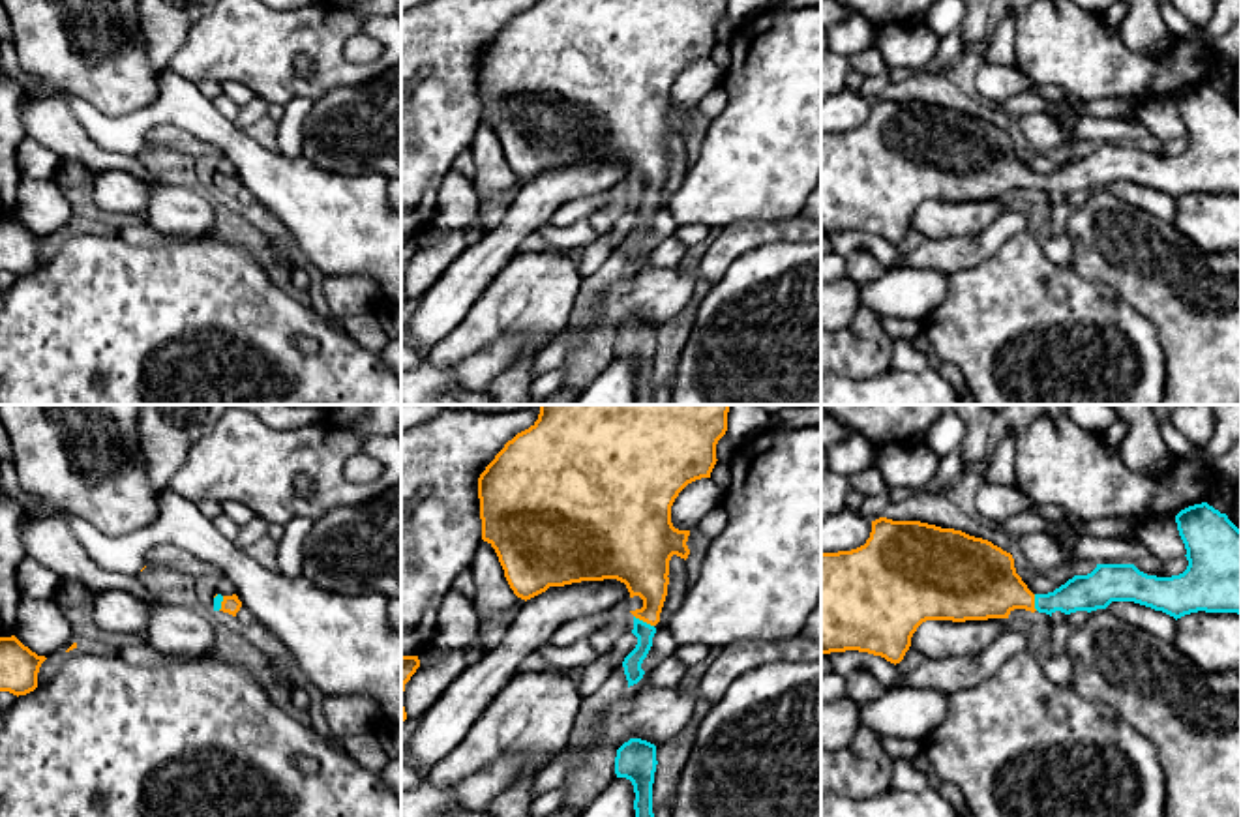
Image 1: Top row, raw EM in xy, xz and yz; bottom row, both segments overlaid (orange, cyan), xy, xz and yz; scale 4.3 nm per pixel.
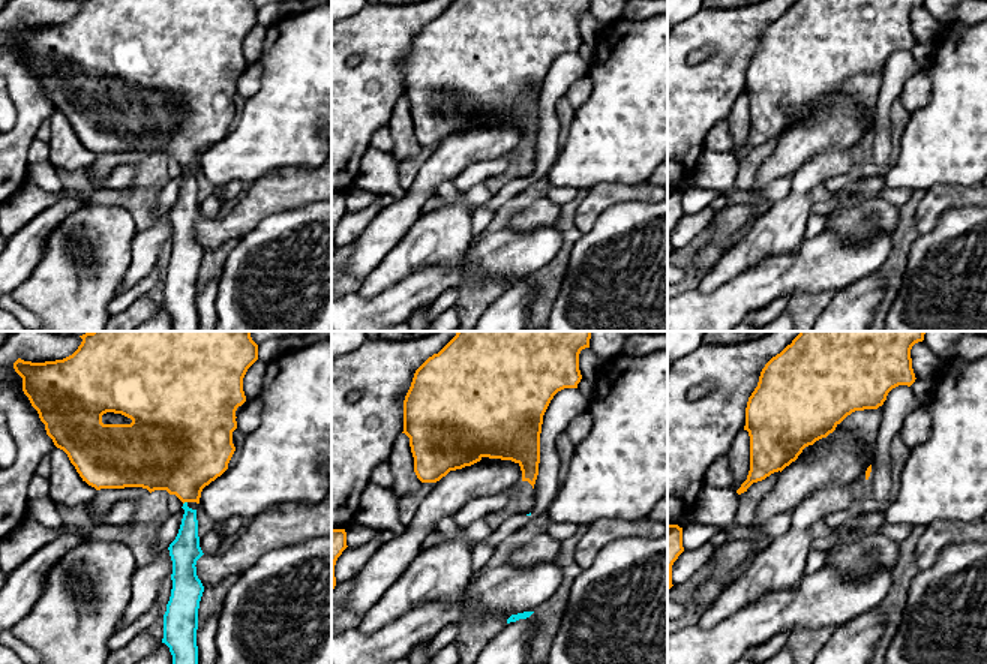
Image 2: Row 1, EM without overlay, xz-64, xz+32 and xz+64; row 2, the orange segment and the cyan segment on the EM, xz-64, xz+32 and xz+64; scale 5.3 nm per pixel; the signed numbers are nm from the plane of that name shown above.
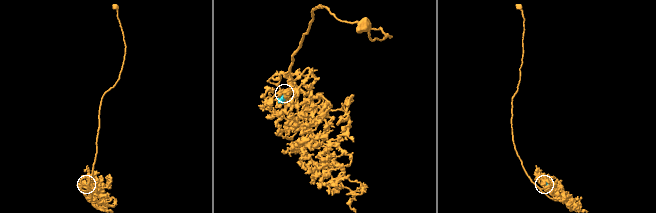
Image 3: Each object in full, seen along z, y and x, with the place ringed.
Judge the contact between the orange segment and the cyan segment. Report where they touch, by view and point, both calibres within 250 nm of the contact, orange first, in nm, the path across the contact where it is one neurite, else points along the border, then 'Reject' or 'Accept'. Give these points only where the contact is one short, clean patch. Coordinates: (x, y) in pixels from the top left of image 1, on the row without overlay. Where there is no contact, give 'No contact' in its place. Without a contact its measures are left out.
Touches orange at xz (643, 201). Thickness 240 nm (orange) against 80 nm. Path across: xz (642, 143), (649, 162), (643, 201), (642, 210). Accept

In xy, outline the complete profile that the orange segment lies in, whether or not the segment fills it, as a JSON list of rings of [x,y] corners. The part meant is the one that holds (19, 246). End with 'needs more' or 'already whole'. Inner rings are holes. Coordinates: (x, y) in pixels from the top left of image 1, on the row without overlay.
[[[15,215],[0,217],[0,272],[26,275],[37,268],[37,253],[45,236],[37,236]]]; already whole

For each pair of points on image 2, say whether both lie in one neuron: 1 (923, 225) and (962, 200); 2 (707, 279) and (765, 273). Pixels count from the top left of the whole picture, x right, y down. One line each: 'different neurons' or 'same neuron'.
1: same neuron
2: different neurons

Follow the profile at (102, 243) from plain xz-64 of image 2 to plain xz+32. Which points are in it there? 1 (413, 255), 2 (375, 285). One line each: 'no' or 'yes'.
1: yes
2: yes

